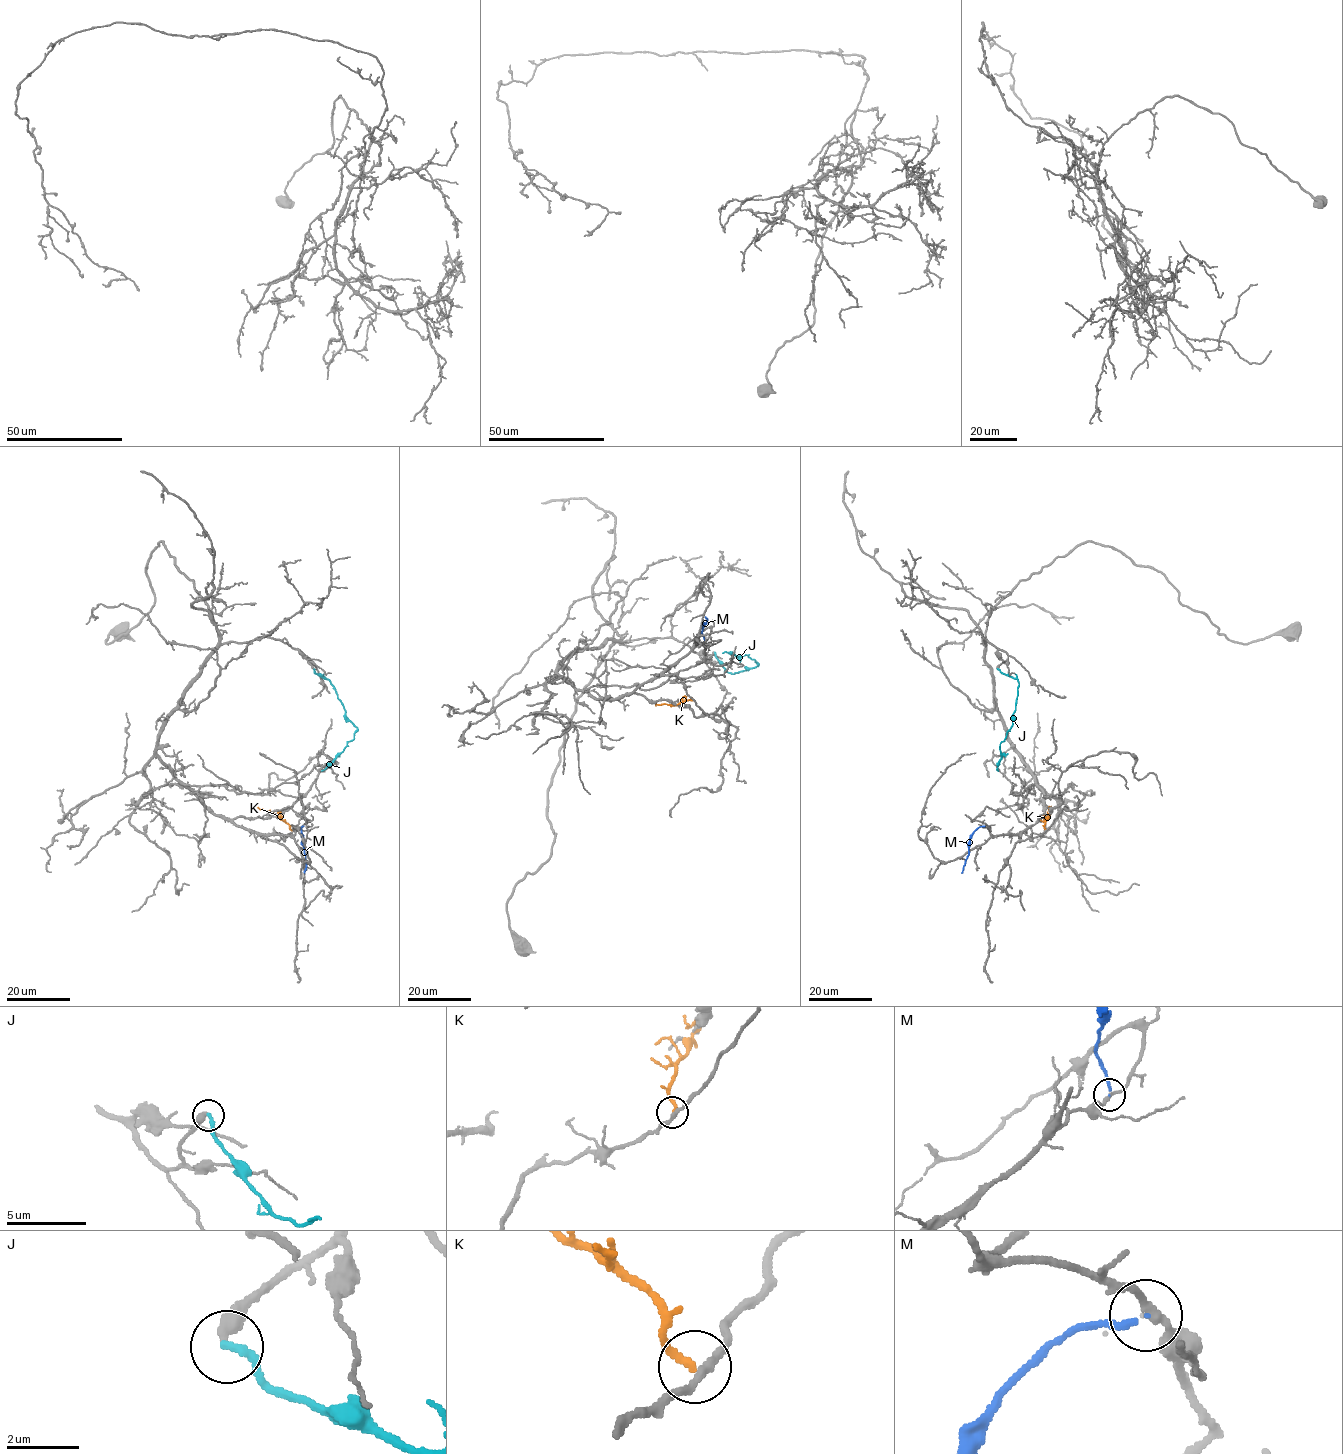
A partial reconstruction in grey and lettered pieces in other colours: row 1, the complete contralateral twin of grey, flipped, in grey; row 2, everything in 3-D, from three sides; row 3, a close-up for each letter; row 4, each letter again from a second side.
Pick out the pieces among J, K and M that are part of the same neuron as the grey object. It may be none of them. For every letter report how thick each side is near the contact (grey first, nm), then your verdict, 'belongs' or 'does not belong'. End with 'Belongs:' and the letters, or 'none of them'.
J: calibres 400 and 240 nm; does not belong
K: calibres 200 and 200 nm; does not belong
M: calibres 220 and 170 nm; does not belong
Belongs: none of them

